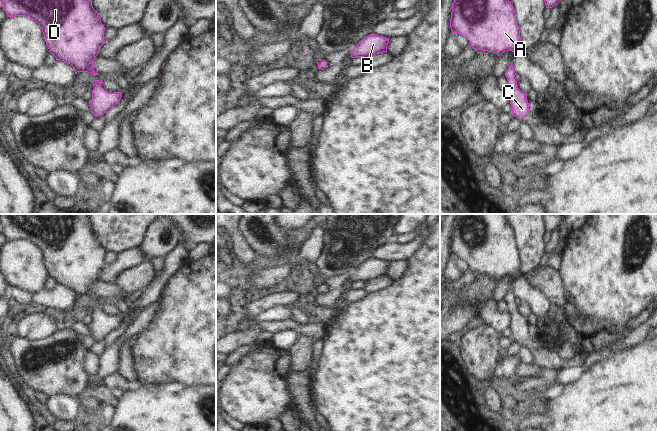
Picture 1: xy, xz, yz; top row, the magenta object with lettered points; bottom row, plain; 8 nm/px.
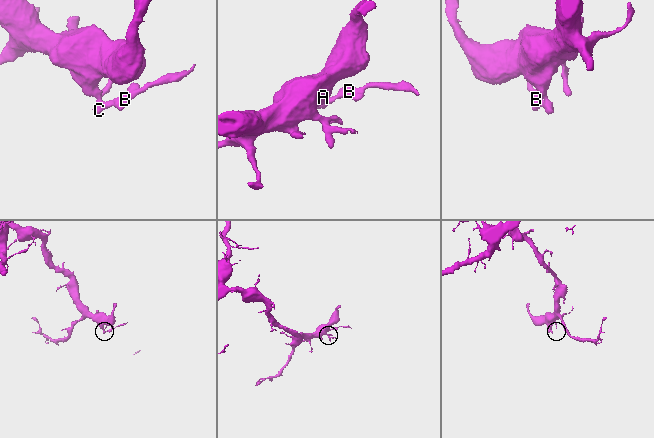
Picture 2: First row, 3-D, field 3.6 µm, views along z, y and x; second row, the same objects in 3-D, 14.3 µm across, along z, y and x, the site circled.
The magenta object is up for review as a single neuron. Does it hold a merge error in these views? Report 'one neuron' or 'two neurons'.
one neuron

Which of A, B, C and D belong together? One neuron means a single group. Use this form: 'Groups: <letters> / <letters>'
Groups: A B C D

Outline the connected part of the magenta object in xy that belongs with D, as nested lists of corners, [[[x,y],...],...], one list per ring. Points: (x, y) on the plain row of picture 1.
[[[0,214],[0,225],[8,241],[25,240],[37,246],[42,253],[49,276],[56,284],[70,288],[77,296],[88,296],[98,299],[93,295],[93,285],[104,268],[105,251],[92,230],[88,214]]]

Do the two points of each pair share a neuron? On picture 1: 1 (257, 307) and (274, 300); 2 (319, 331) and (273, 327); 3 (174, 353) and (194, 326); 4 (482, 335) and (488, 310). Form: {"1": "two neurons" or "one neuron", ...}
{"1": "one neuron", "2": "one neuron", "3": "one neuron", "4": "two neurons"}

